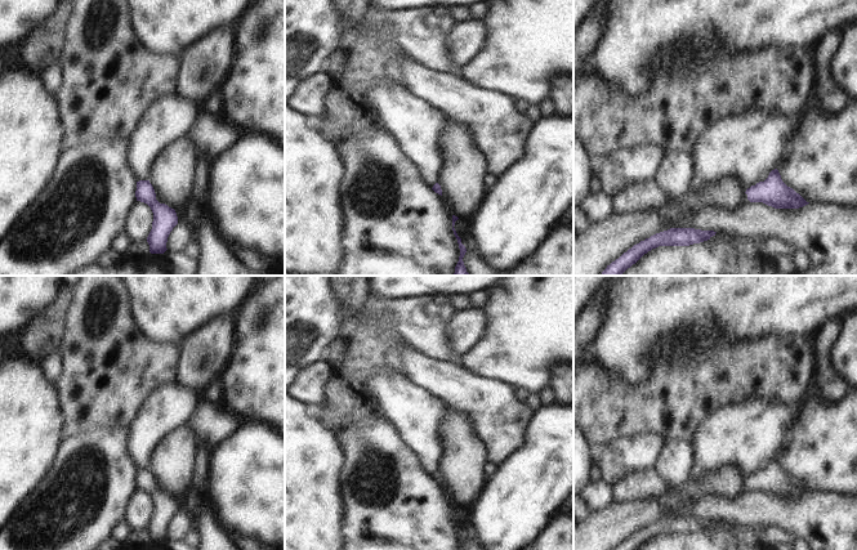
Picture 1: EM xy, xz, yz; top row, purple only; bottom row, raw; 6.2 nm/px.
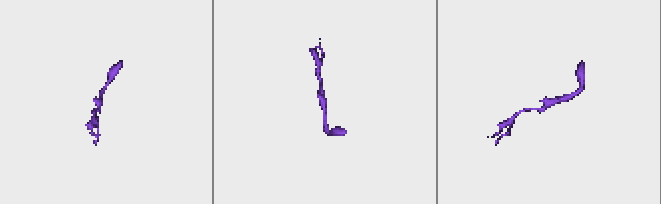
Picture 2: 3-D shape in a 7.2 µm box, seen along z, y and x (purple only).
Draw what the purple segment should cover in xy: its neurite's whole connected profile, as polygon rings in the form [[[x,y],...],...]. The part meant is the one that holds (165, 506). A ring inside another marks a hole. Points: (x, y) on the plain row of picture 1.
[[[149,469],[137,470],[137,489],[147,492],[153,501],[152,518],[147,526],[151,542],[164,542],[170,520],[178,513],[174,497],[156,488],[156,482]]]

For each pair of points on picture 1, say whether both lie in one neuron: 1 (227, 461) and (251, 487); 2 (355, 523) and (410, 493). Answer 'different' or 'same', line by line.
1: same
2: same

